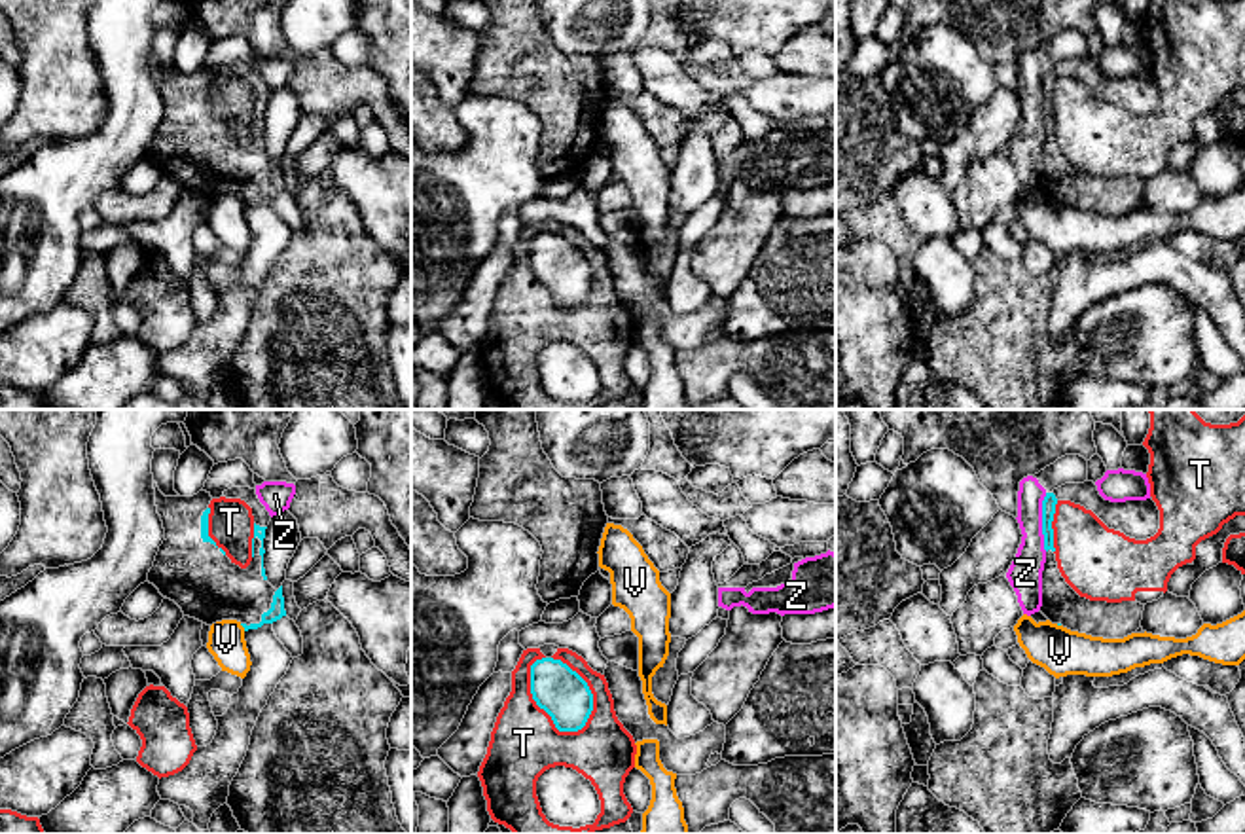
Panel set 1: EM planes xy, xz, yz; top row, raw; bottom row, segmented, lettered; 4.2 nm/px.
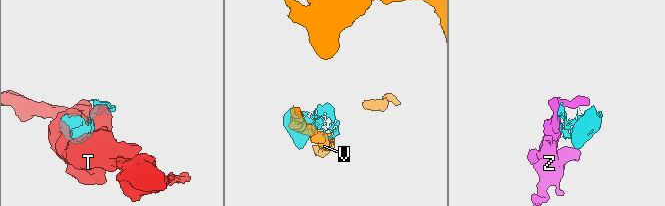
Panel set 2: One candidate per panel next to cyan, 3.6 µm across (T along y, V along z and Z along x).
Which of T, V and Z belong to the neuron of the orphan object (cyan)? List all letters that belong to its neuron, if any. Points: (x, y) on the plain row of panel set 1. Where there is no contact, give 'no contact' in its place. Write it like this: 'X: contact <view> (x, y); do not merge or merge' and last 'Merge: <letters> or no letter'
T: contact xz (539, 281); do not merge
V: contact xy (243, 201); do not merge
Z: contact yz (1043, 97); do not merge
Merge: no letter

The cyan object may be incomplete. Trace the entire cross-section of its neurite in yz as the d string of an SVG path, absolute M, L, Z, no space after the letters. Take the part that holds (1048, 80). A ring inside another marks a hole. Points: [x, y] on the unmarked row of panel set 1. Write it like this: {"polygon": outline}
{"polygon": "M1093 57L1065 59L1052 68L1046 68L1042 76L1042 110L1046 138L1042 146L1042 182L1040 188L1052 197L1063 203L1092 212L1124 214L1141 203L1145 180L1137 176L1107 178L1090 176L1080 172L1061 152L1056 136L1054 123L1054 89L1059 76L1071 76L1074 80L1092 85L1109 104L1120 106L1129 114L1146 116L1160 104L1160 85L1156 78L1105 76Z"}

